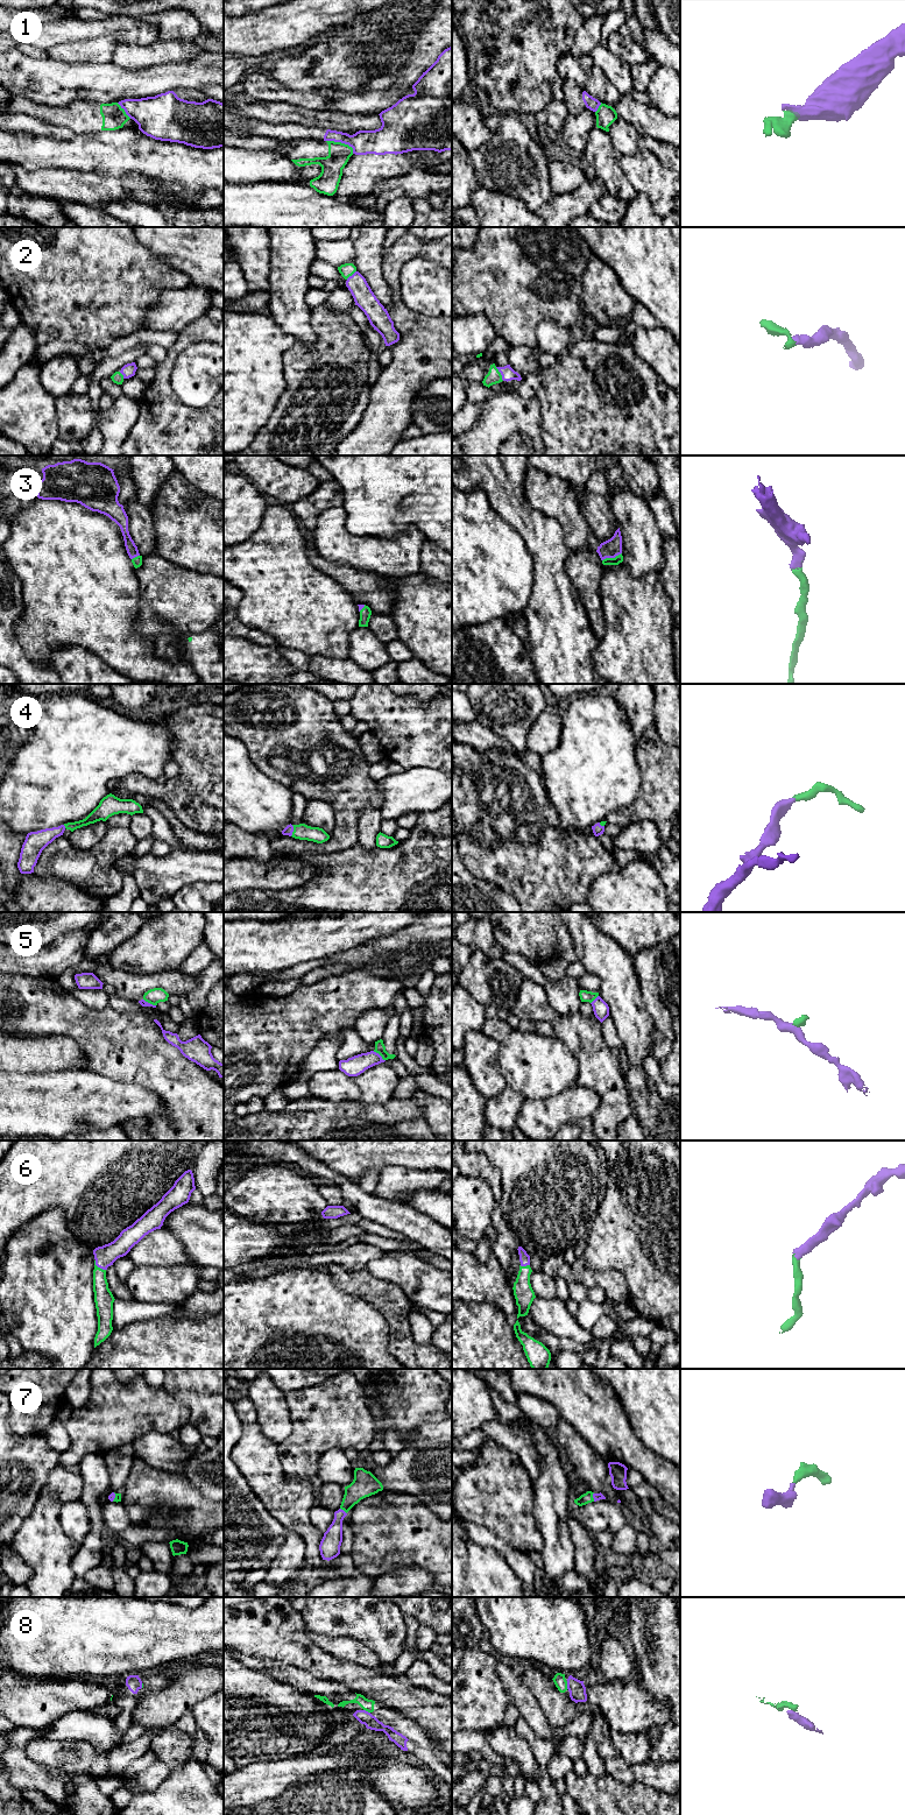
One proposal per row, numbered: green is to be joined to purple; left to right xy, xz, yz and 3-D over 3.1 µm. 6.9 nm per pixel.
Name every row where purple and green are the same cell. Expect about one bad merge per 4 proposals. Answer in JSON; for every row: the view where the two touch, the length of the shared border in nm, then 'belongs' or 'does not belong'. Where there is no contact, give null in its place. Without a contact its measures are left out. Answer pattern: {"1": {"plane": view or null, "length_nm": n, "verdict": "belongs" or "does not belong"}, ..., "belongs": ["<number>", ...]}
{"1": {"plane": "xz", "length_nm": 220, "verdict": "does not belong"}, "2": {"plane": "yz", "length_nm": 110, "verdict": "belongs"}, "3": {"plane": "yz", "length_nm": 150, "verdict": "belongs"}, "4": {"plane": "xz", "length_nm": 80, "verdict": "belongs"}, "5": {"plane": "xz", "length_nm": 110, "verdict": "does not belong"}, "6": {"plane": "xy", "length_nm": 100, "verdict": "belongs"}, "7": {"plane": "xz", "length_nm": 60, "verdict": "belongs"}, "8": {"plane": "yz", "length_nm": 60, "verdict": "belongs"}, "belongs": ["2", "3", "4", "6", "7", "8"]}

